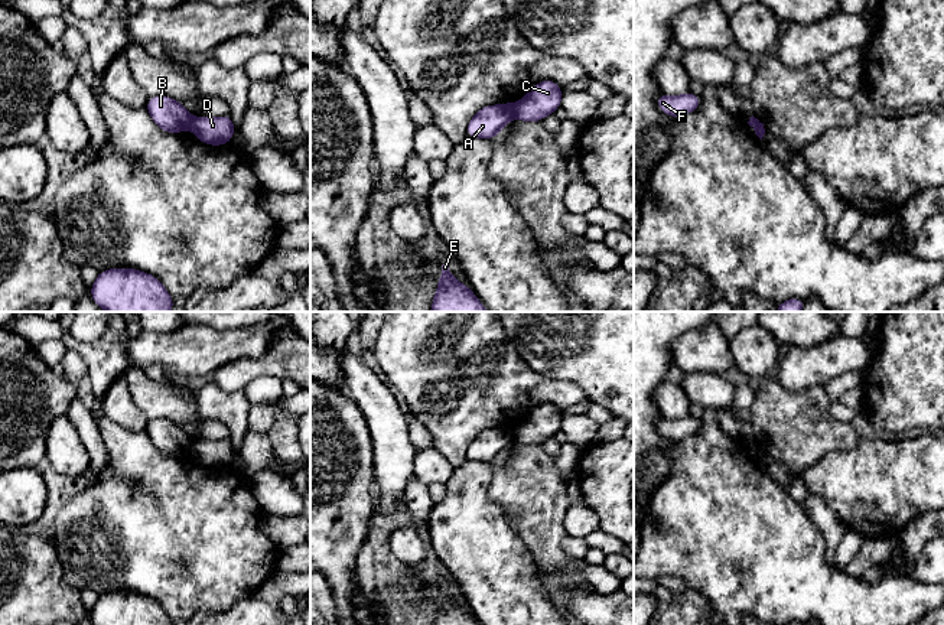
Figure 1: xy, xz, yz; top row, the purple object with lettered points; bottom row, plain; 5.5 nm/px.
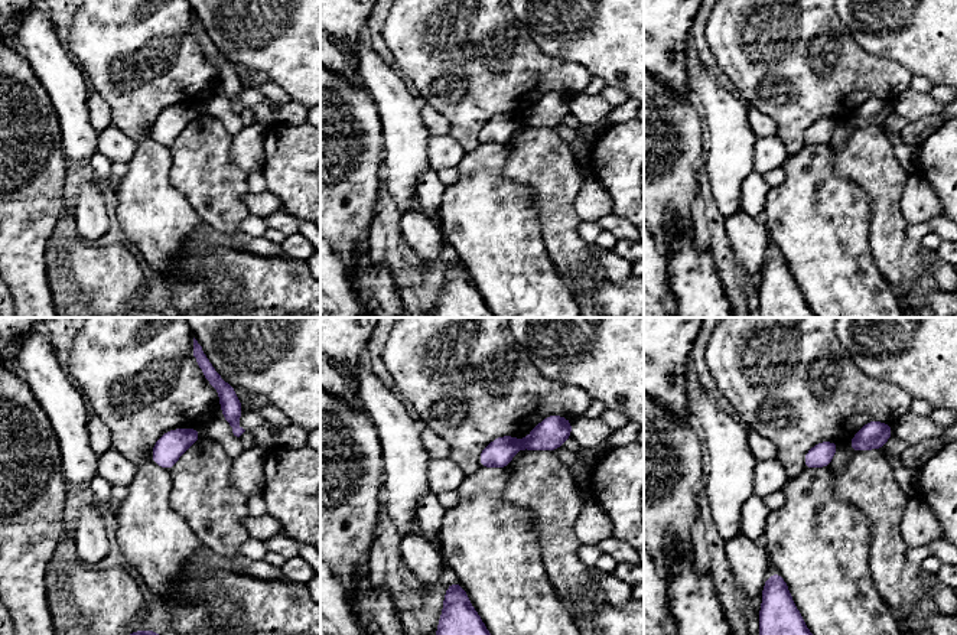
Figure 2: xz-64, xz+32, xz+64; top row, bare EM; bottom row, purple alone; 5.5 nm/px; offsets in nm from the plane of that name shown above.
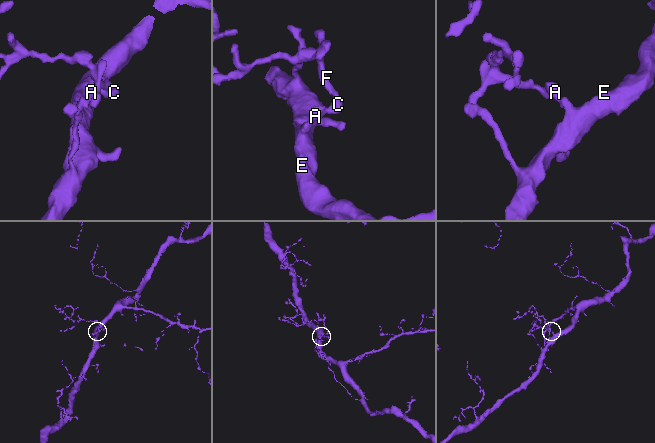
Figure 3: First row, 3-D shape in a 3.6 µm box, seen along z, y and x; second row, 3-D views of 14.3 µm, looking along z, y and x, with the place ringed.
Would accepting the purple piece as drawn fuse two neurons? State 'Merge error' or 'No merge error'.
Merge error

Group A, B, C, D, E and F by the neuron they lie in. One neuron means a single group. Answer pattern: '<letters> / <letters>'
A B E / C D F

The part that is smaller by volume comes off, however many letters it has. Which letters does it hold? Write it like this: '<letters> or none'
C, D, F

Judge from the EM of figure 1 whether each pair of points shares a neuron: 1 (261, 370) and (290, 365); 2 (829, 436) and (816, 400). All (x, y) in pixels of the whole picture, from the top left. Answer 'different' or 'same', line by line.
1: same
2: same

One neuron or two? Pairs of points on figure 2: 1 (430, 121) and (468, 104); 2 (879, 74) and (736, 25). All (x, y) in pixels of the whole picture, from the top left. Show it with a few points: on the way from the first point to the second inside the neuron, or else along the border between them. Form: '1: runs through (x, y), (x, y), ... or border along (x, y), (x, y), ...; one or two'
1: border along (423, 101), (448, 120), (449, 133); two
2: runs through (843, 74), (826, 74), (800, 64), (772, 42); one

